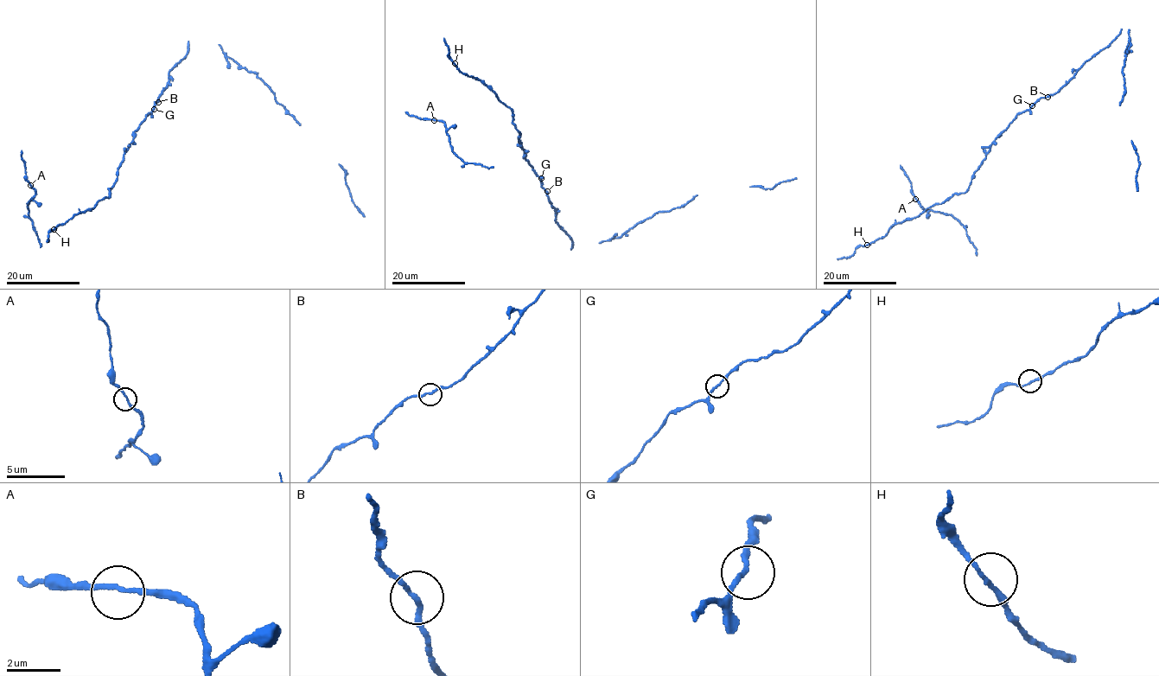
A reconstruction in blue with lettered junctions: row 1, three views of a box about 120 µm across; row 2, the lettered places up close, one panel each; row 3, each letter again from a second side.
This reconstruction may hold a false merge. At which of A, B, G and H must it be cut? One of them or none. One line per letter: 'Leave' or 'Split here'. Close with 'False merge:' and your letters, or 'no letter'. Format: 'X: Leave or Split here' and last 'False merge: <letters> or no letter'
A: Leave
B: Leave
G: Leave
H: Leave
False merge: no letter

